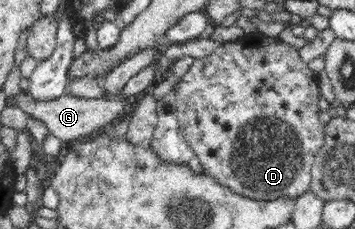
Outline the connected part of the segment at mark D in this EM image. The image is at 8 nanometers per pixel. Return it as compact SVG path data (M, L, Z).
M245 35L232 42L221 44L211 55L195 58L191 68L182 77L176 93L176 112L178 122L190 149L199 158L203 172L214 177L221 185L227 186L234 194L242 195L249 199L273 201L279 198L289 198L293 201L300 195L307 193L312 180L312 165L315 163L317 153L324 147L325 126L319 119L319 95L317 75L309 69L307 62L301 59L298 49L290 44L283 43L279 37L272 38L262 35Z

